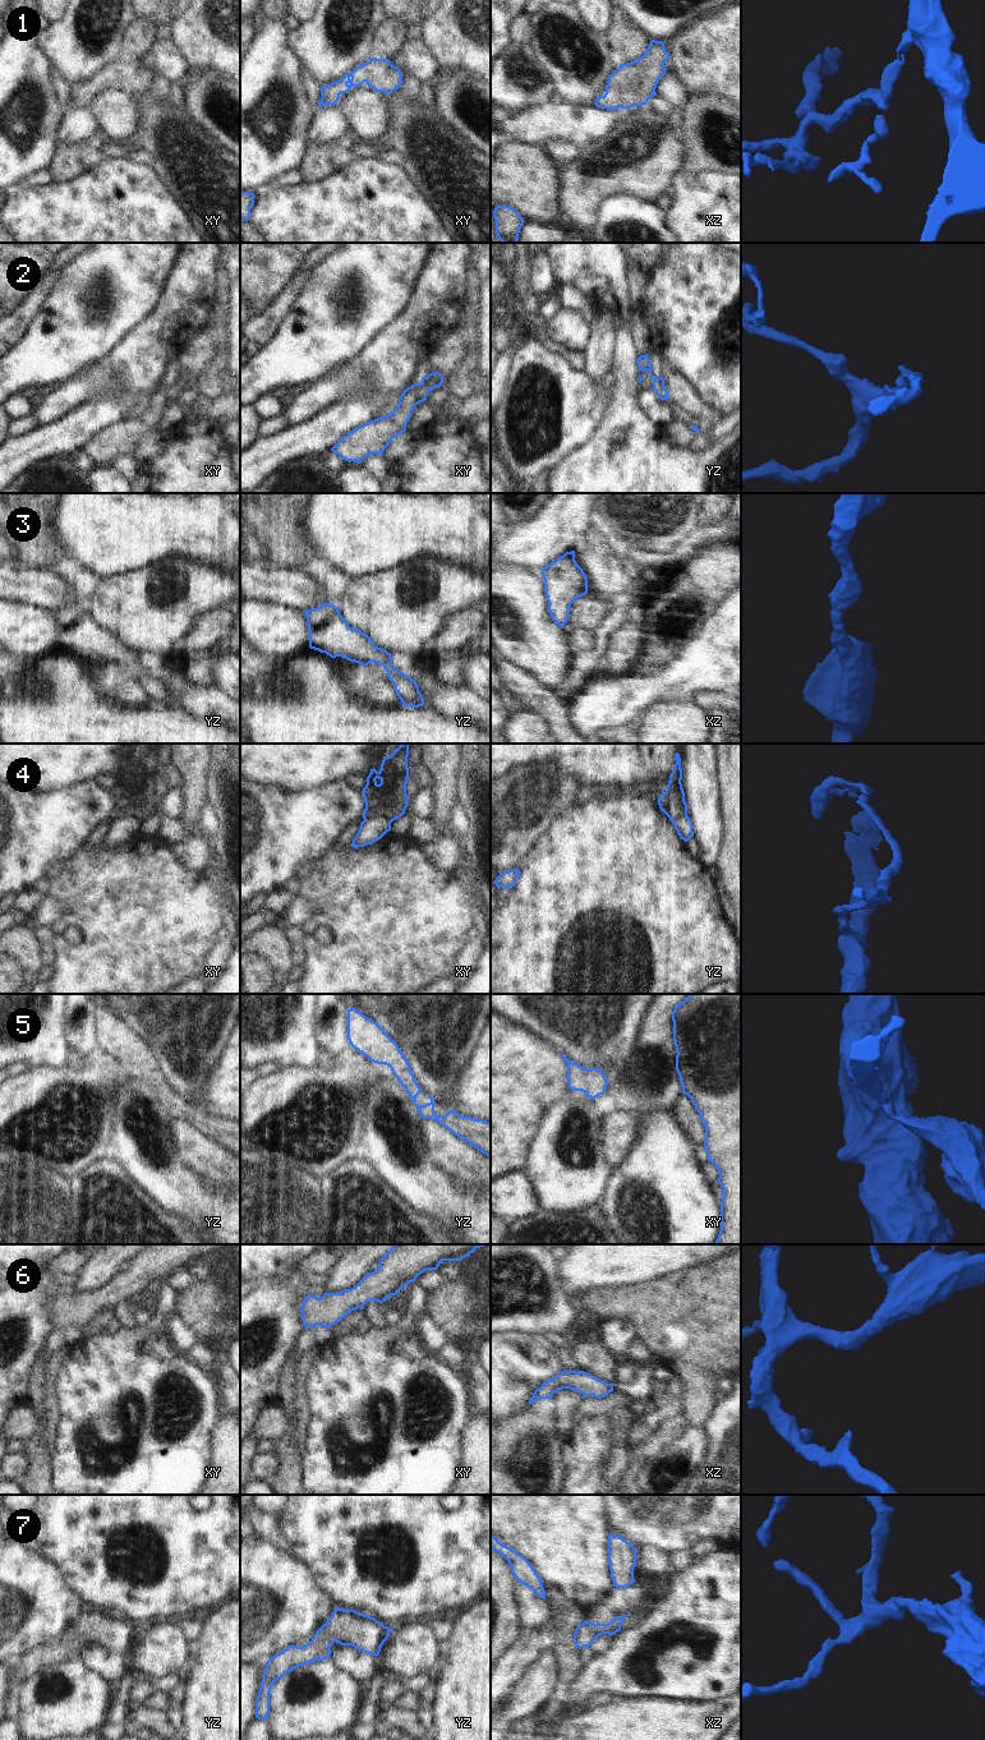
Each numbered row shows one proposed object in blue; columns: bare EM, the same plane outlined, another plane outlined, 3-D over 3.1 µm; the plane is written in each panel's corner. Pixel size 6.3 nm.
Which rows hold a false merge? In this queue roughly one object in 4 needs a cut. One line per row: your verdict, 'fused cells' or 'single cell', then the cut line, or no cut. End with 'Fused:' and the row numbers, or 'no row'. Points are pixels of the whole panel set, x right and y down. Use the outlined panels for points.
1: single cell; no cut
2: single cell; no cut
3: single cell; no cut
4: fused cells; cut in xy along (364, 819), (386, 818), (391, 822)
5: single cell; no cut
6: single cell; no cut
7: single cell; no cut
Fused: 4

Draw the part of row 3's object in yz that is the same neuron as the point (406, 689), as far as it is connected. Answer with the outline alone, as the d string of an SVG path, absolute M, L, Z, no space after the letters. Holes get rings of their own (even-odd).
M326 602L303 612L307 617L310 649L326 653L331 658L342 657L362 666L368 666L370 662L381 664L393 683L402 706L419 708L424 705L419 686L392 664L391 653L378 648L359 629L350 627L340 614L339 607Z

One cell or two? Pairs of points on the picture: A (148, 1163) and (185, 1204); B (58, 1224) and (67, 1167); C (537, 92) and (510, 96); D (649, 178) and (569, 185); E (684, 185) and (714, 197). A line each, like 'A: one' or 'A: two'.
A: one
B: two
C: one
D: one
E: one

